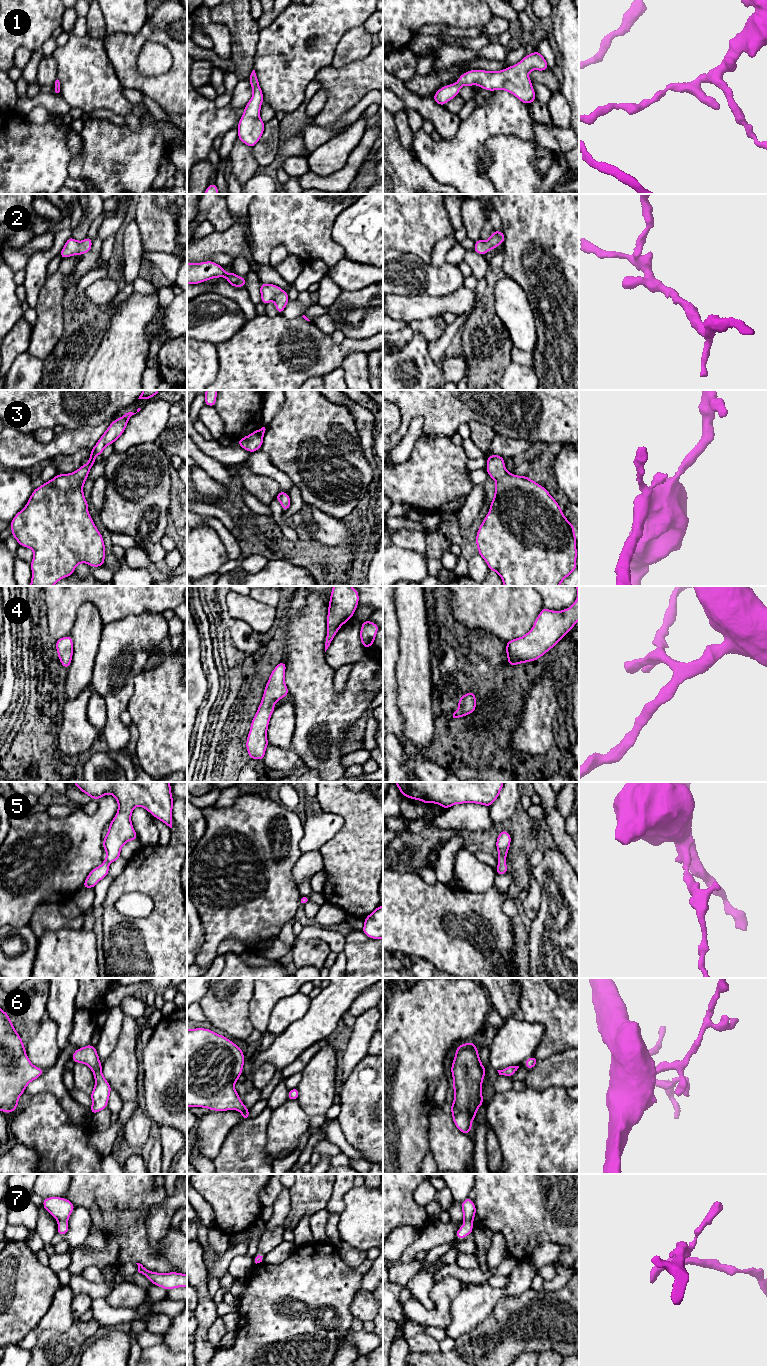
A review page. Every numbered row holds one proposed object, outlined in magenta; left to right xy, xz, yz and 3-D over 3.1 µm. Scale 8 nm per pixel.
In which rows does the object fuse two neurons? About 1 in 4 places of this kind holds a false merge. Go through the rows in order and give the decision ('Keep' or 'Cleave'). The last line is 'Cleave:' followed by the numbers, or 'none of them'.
1: Keep
2: Keep
3: Keep
4: Keep
5: Keep
6: Keep
7: Keep
Cleave: none of them

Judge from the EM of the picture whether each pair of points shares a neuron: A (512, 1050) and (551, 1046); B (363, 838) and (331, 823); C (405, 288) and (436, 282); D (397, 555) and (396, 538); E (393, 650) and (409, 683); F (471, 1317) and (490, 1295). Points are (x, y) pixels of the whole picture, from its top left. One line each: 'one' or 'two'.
A: two
B: two
C: one
D: two
E: two
F: one

